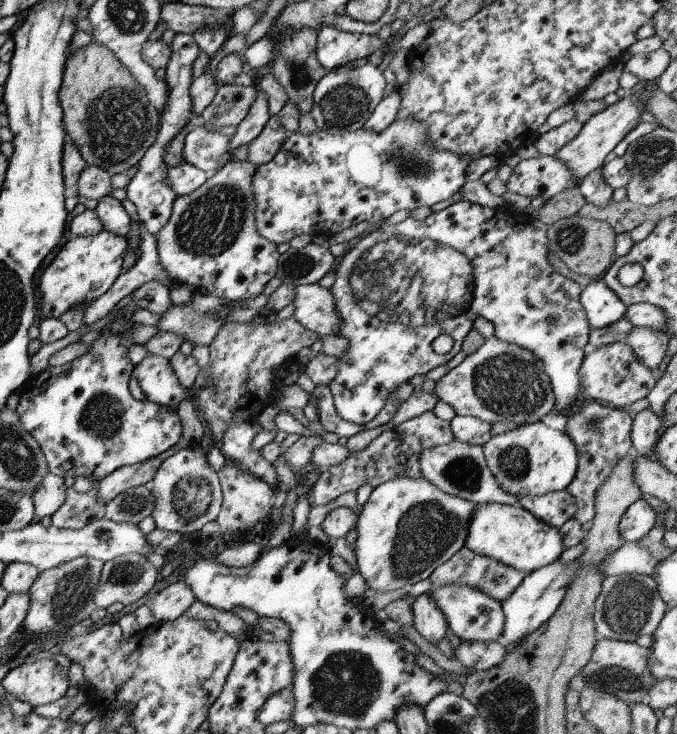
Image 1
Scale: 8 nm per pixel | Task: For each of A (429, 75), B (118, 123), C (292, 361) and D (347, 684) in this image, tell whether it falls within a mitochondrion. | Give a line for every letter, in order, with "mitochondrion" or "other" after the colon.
A: other
B: mitochondrion
C: other
D: mitochondrion

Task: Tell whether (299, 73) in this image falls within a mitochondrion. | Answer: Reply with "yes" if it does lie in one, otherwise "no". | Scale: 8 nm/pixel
yes

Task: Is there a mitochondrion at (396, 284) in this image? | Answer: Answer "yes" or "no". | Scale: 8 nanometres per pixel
yes

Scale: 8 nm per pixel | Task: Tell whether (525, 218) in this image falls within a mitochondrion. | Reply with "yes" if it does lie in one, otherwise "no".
no

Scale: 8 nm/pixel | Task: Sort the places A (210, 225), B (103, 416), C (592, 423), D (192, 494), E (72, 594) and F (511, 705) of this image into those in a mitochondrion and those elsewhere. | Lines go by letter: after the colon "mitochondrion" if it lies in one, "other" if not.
A: mitochondrion
B: mitochondrion
C: mitochondrion
D: mitochondrion
E: mitochondrion
F: mitochondrion

